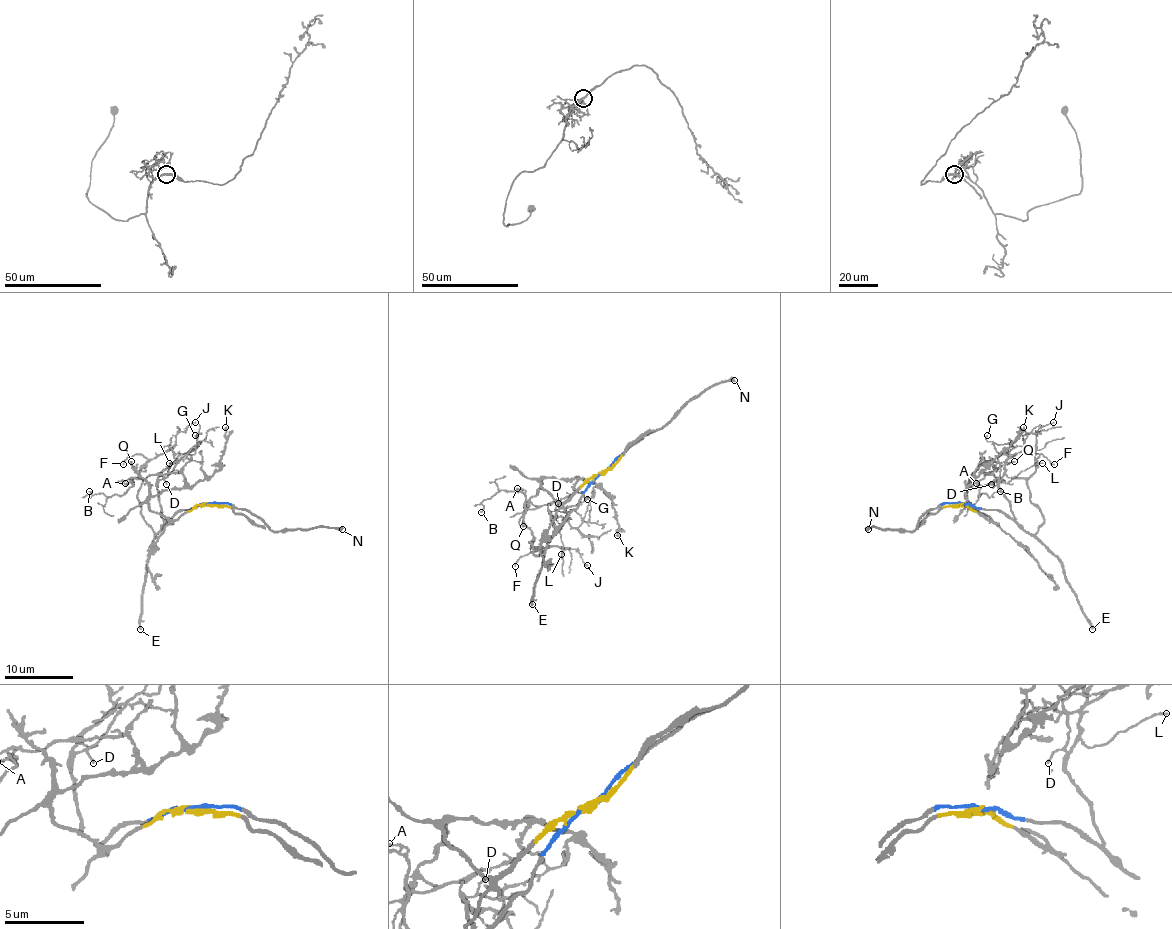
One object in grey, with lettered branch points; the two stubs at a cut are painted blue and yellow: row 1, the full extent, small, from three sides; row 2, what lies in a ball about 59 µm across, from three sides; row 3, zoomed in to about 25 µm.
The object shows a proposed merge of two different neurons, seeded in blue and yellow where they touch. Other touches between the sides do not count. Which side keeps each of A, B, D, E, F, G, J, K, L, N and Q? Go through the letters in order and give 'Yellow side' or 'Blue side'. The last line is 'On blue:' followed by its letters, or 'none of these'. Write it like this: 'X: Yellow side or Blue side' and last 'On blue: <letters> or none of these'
A: Blue side
B: Blue side
D: Blue side
E: Blue side
F: Blue side
G: Blue side
J: Blue side
K: Yellow side
L: Blue side
N: Blue side
Q: Yellow side
On blue: A, B, D, E, F, G, J, L, N

